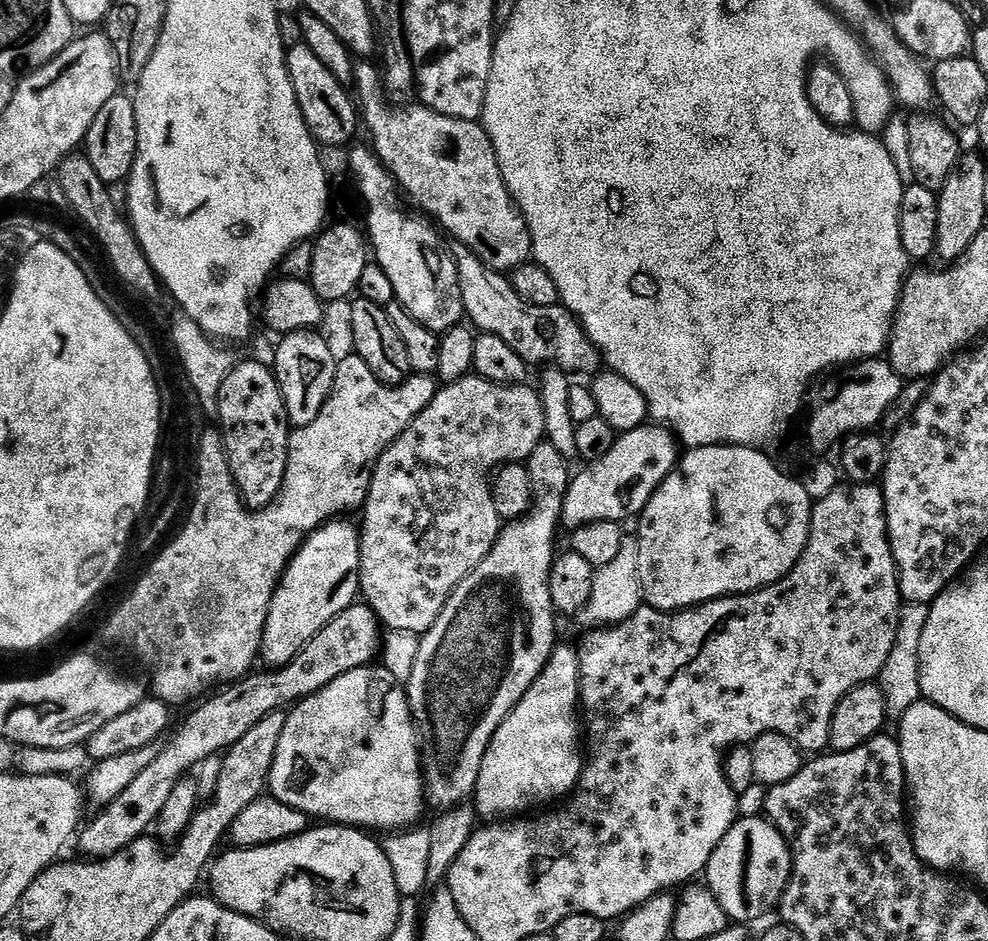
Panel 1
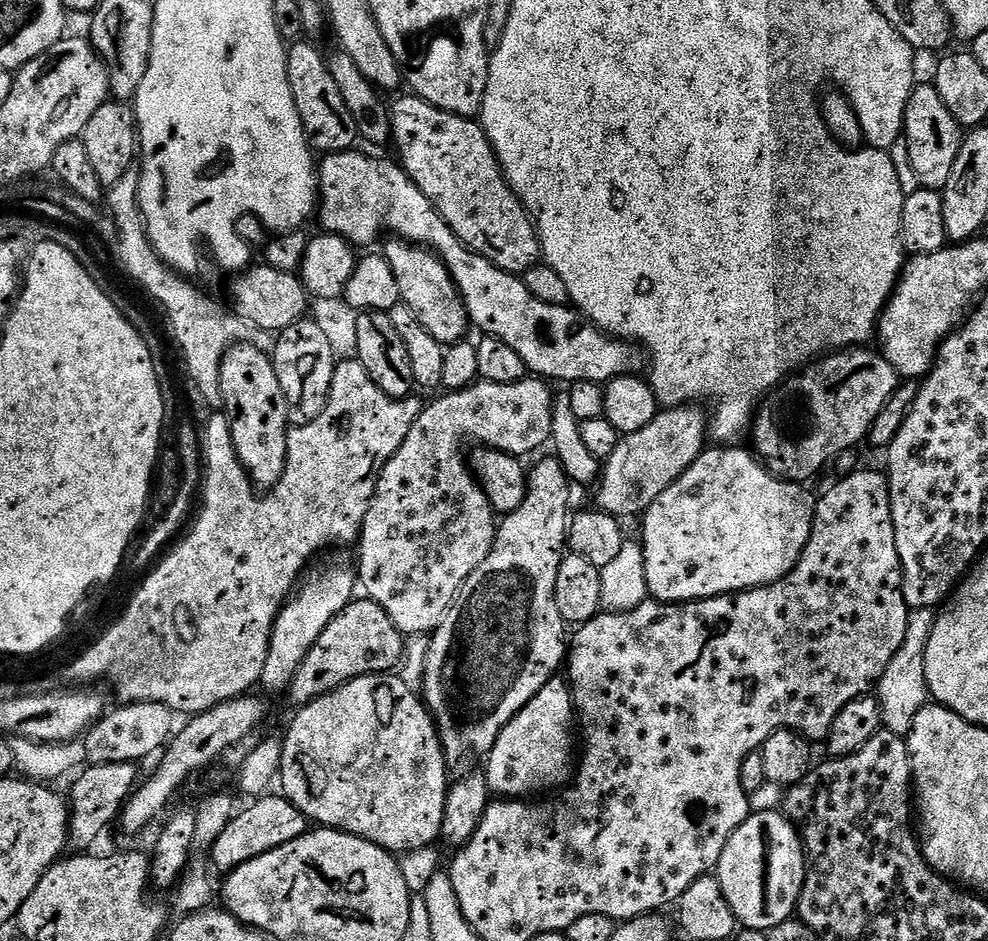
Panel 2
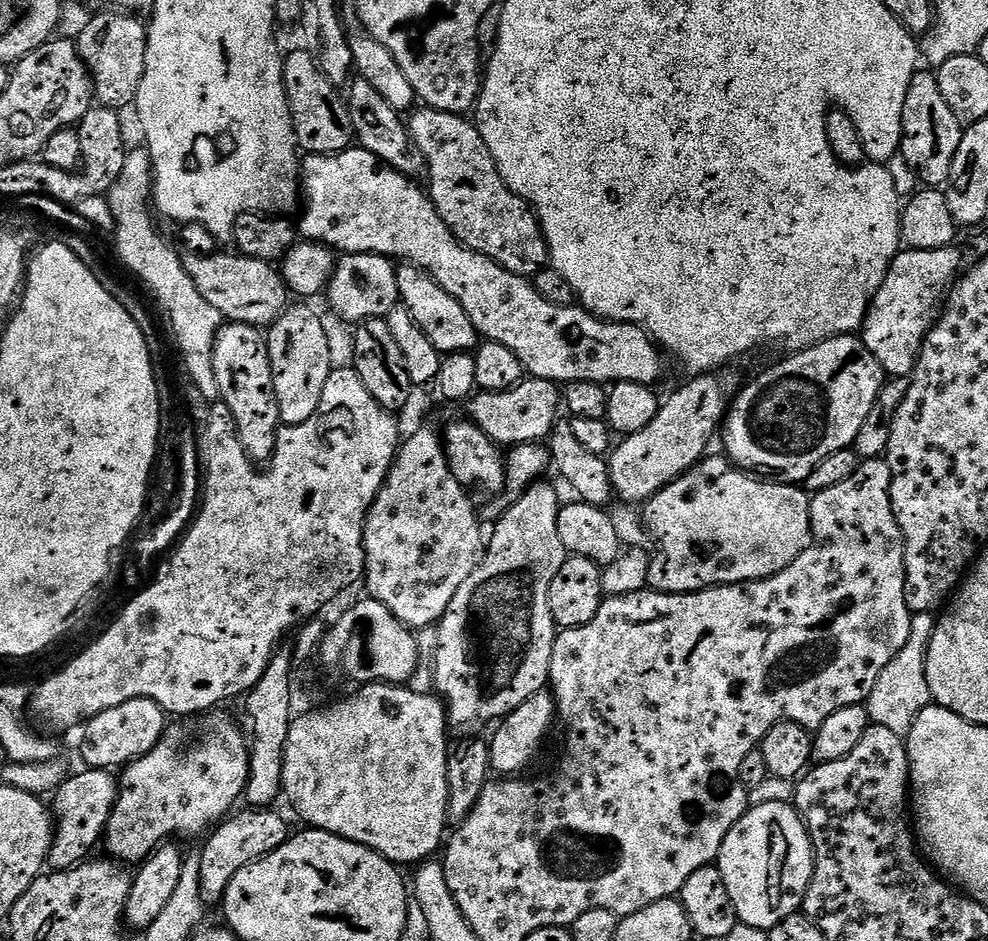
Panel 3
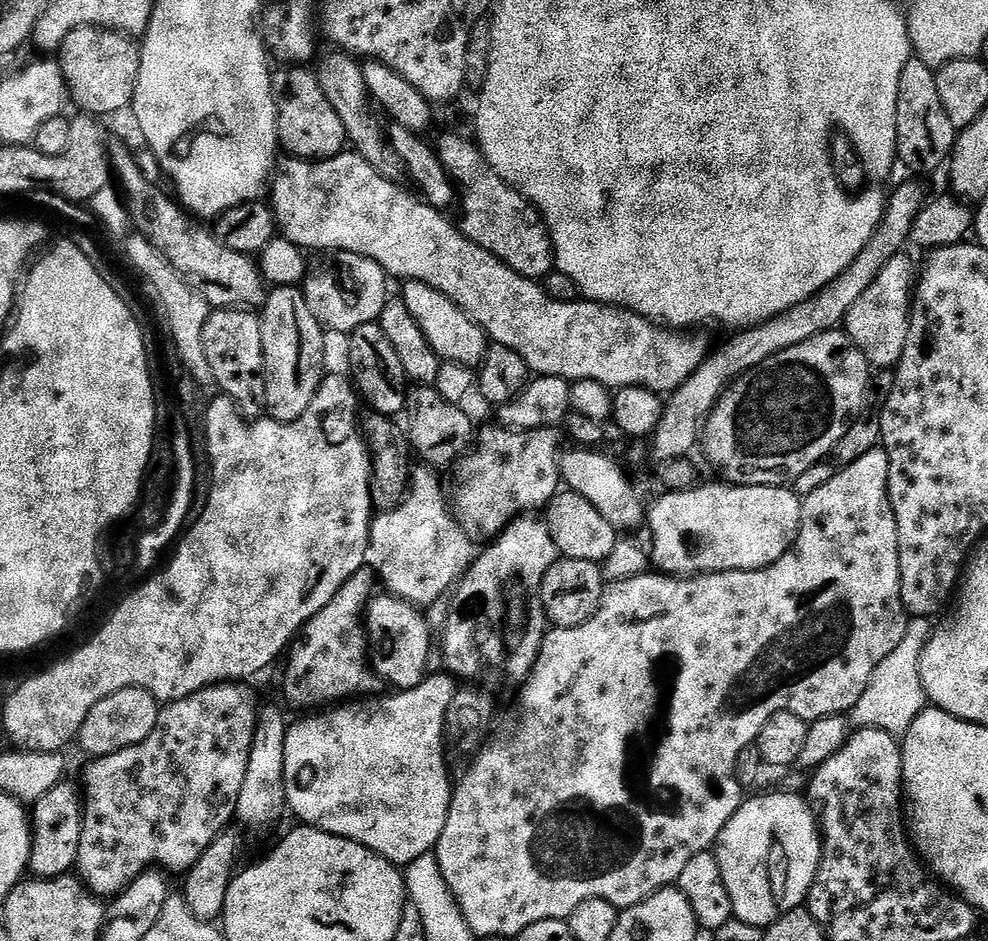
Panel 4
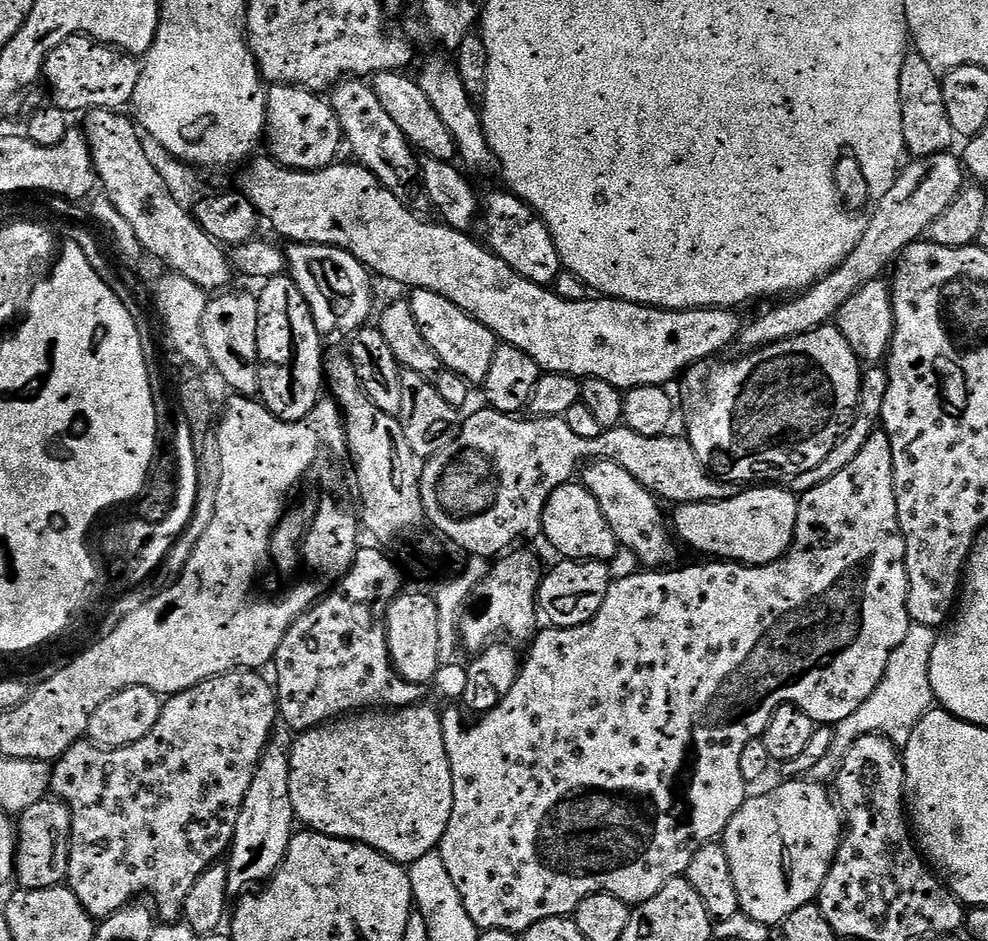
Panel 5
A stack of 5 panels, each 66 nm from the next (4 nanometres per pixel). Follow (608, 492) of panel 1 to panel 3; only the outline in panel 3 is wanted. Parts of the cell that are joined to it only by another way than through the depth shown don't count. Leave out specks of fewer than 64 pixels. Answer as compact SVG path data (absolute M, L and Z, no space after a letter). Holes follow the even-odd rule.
M725 366L715 372L707 373L703 376L692 376L689 384L681 386L677 392L672 392L661 403L658 414L650 426L638 430L633 436L625 436L615 445L614 451L610 456L608 472L612 478L612 491L617 497L619 495L628 504L643 505L652 499L657 492L660 492L677 480L680 476L688 472L695 464L699 464L705 459L709 451L708 443L712 440L712 435L717 435L722 421L738 391L741 387L742 380L736 377L735 367Z

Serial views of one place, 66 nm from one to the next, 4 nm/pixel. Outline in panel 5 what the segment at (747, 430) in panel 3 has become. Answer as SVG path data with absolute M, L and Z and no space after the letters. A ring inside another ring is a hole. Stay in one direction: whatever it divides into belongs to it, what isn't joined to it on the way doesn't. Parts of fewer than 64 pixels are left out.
M835 323L823 324L818 330L782 342L765 344L755 352L740 354L737 360L724 359L691 364L679 384L684 395L684 412L688 415L686 439L692 446L692 455L728 484L752 486L757 482L780 482L783 476L793 478L814 470L857 415L862 361Z

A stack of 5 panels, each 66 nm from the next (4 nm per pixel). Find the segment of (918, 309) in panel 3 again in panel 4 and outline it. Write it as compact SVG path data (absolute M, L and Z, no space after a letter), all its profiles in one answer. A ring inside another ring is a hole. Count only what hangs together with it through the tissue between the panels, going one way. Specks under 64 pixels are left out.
M908 254L895 256L878 274L878 278L854 302L846 317L850 339L866 354L869 365L876 370L892 370L900 363L908 338L914 289L918 283L918 264ZM882 368L882 369L879 369ZM889 368L889 369L888 369Z

